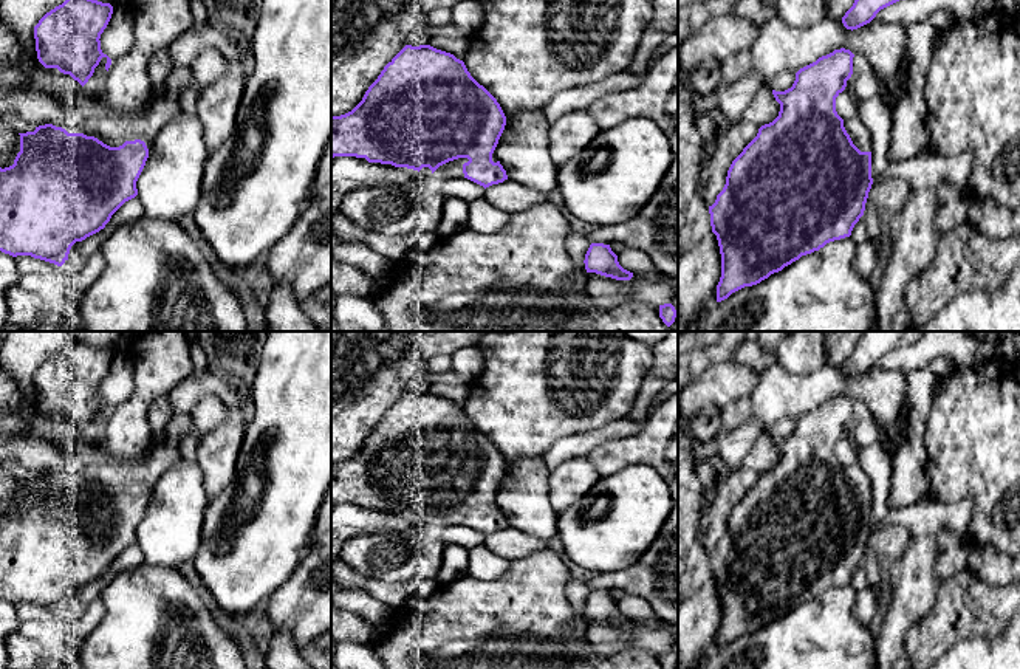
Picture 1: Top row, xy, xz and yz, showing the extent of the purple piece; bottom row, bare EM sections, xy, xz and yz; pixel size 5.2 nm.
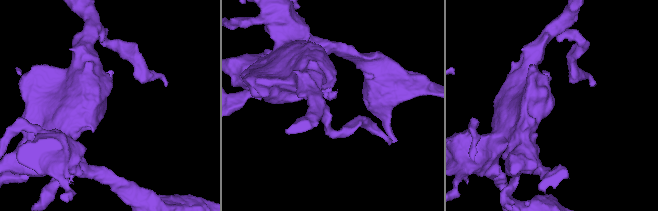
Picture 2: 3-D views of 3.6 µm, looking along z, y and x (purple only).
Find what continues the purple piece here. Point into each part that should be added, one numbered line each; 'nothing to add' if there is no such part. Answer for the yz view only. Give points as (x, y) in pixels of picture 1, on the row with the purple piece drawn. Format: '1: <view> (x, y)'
1: yz (855, 127)

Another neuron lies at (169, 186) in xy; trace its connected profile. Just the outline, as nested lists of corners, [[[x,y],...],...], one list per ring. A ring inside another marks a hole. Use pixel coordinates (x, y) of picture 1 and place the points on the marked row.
[[[180,112],[155,136],[136,181],[144,215],[175,221],[193,217],[206,160],[201,121],[197,115]]]

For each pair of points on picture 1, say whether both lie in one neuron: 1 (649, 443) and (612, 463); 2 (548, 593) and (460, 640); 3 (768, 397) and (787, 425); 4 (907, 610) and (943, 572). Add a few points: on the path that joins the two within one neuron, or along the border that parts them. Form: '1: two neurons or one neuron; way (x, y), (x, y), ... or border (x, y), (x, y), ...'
1: one neuron; way (640, 448), (621, 454)
2: one neuron; way (527, 614), (511, 629), (491, 629), (482, 634)
3: two neurons; border (794, 418), (779, 418), (765, 429)
4: two neurons; border (934, 541), (935, 575), (940, 579)

